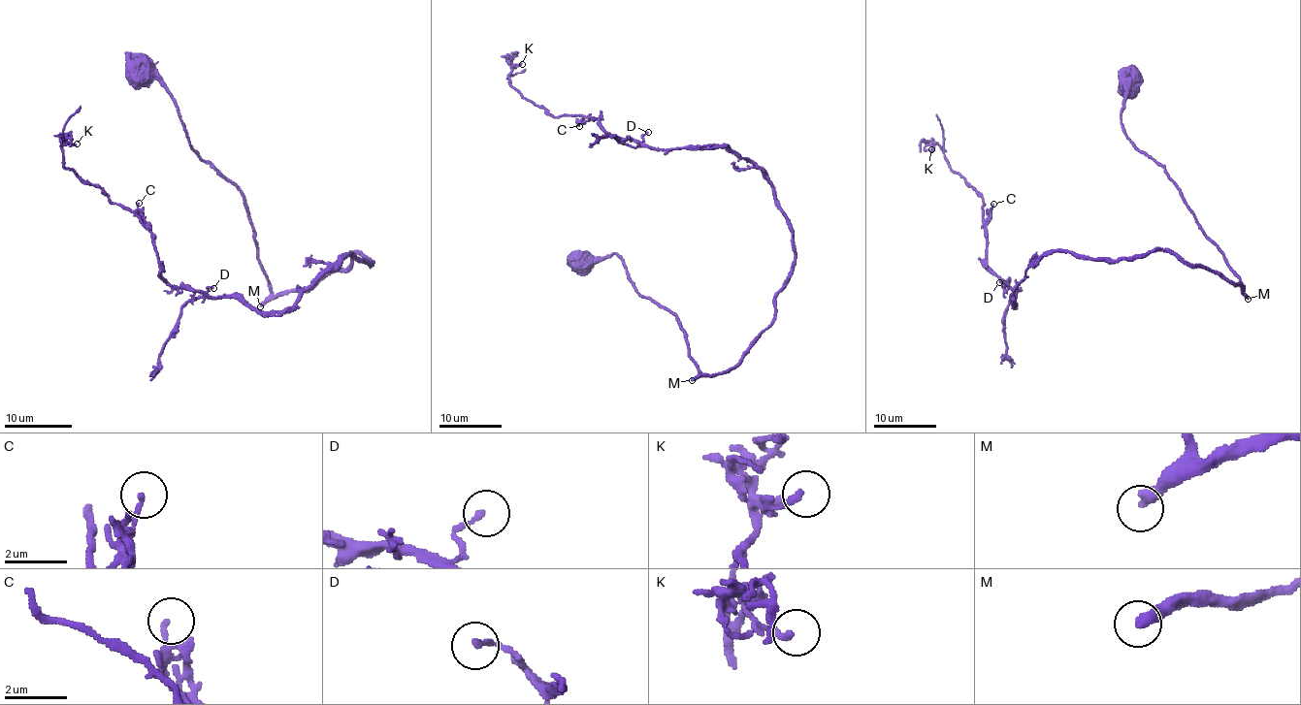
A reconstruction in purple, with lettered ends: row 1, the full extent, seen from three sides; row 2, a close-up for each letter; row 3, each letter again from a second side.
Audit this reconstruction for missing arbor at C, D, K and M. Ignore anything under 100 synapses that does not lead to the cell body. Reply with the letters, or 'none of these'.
M

